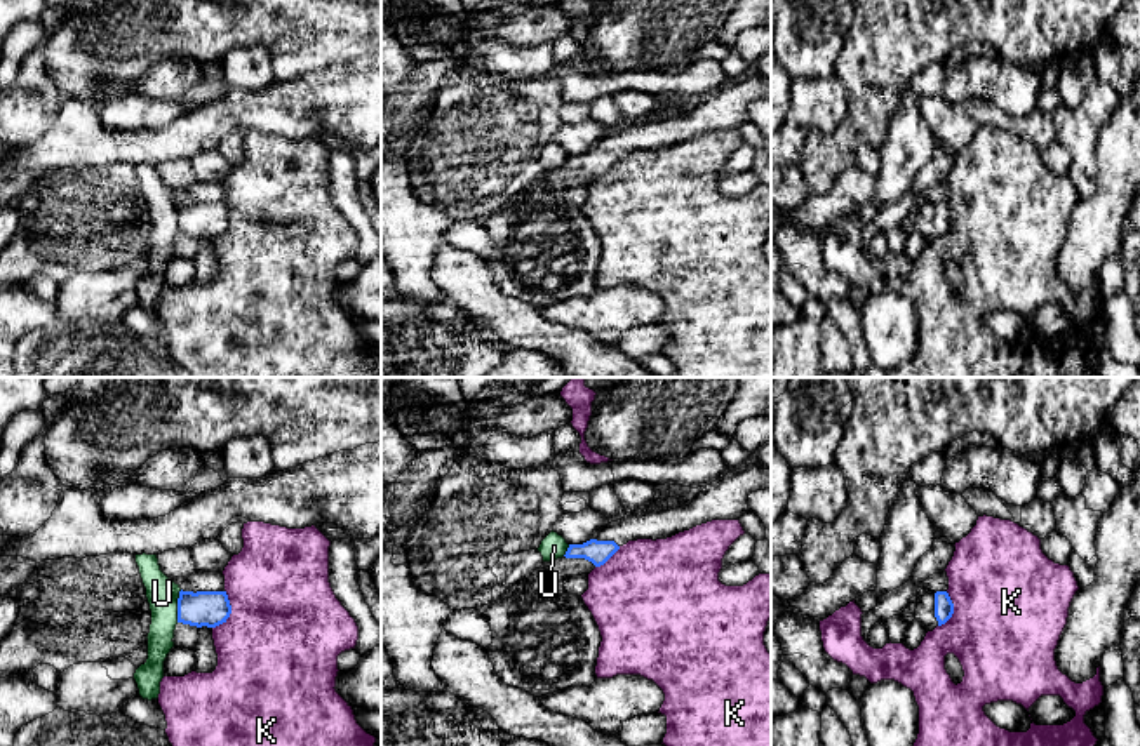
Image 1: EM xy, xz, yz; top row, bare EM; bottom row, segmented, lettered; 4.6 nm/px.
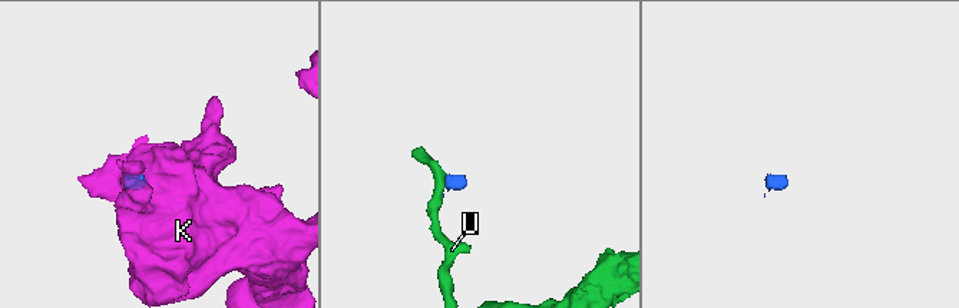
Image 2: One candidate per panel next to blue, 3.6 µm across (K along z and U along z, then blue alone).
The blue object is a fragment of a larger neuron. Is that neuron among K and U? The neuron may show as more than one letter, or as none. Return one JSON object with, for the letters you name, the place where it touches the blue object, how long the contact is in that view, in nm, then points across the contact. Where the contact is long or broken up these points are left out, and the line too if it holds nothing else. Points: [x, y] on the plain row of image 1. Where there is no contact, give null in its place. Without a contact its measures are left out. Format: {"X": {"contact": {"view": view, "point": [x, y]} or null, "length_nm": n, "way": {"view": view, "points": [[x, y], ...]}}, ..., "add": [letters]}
{"add": []}

